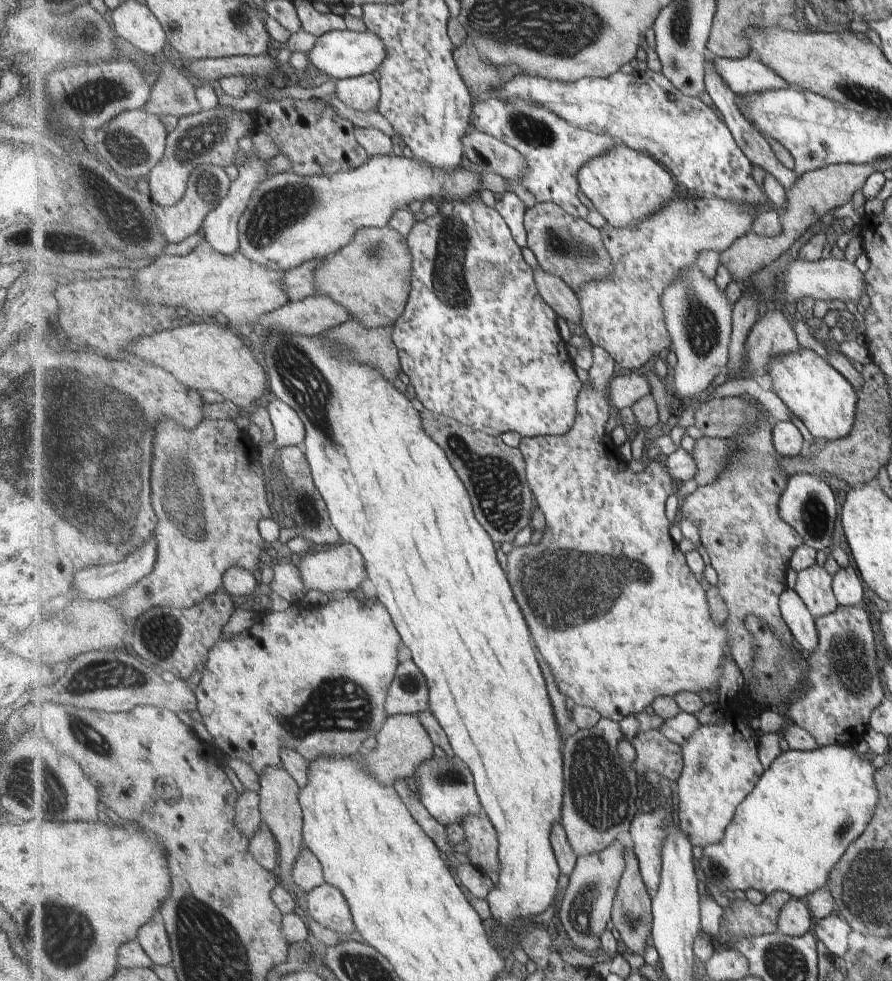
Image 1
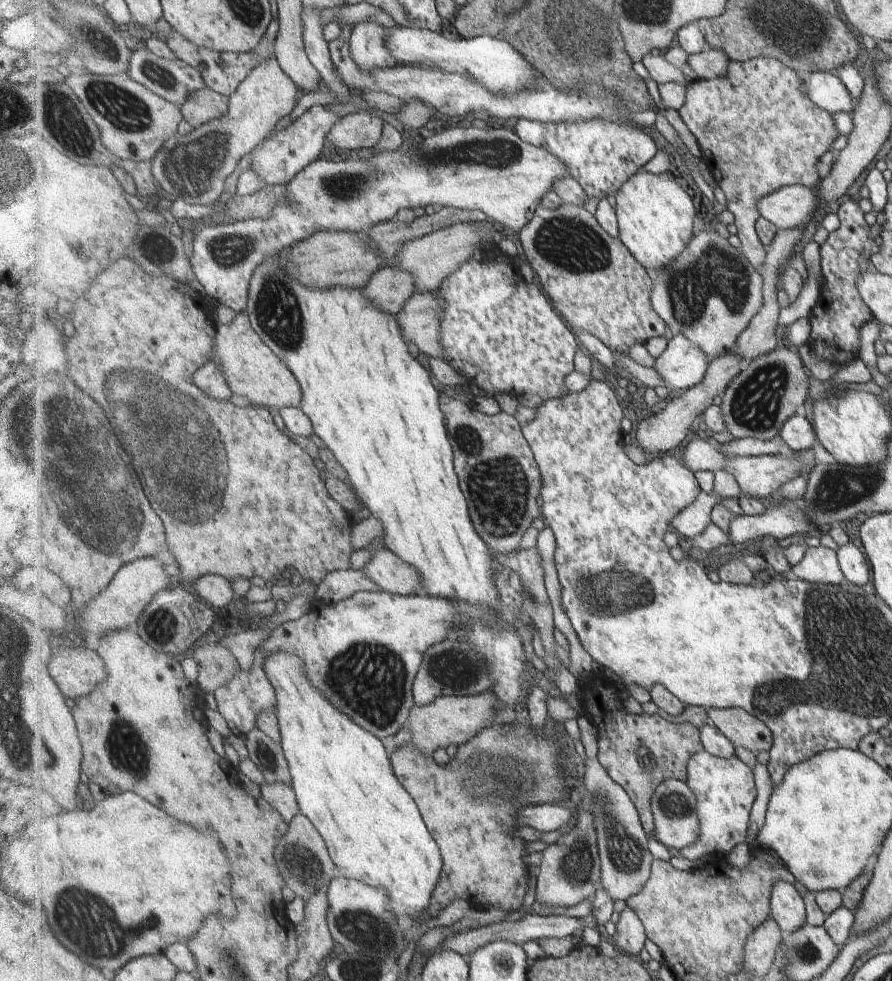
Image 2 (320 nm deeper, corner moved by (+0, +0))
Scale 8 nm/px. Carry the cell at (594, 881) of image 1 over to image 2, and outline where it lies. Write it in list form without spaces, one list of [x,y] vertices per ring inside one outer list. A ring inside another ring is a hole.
[[[580,716],[577,722],[580,728],[580,739],[587,754],[583,782],[584,800],[597,816],[594,822],[598,834],[598,851],[602,861],[601,885],[615,900],[626,901],[643,890],[652,873],[654,858],[649,852],[648,834],[630,794],[607,772],[598,759],[600,732],[596,724],[587,716]]]

